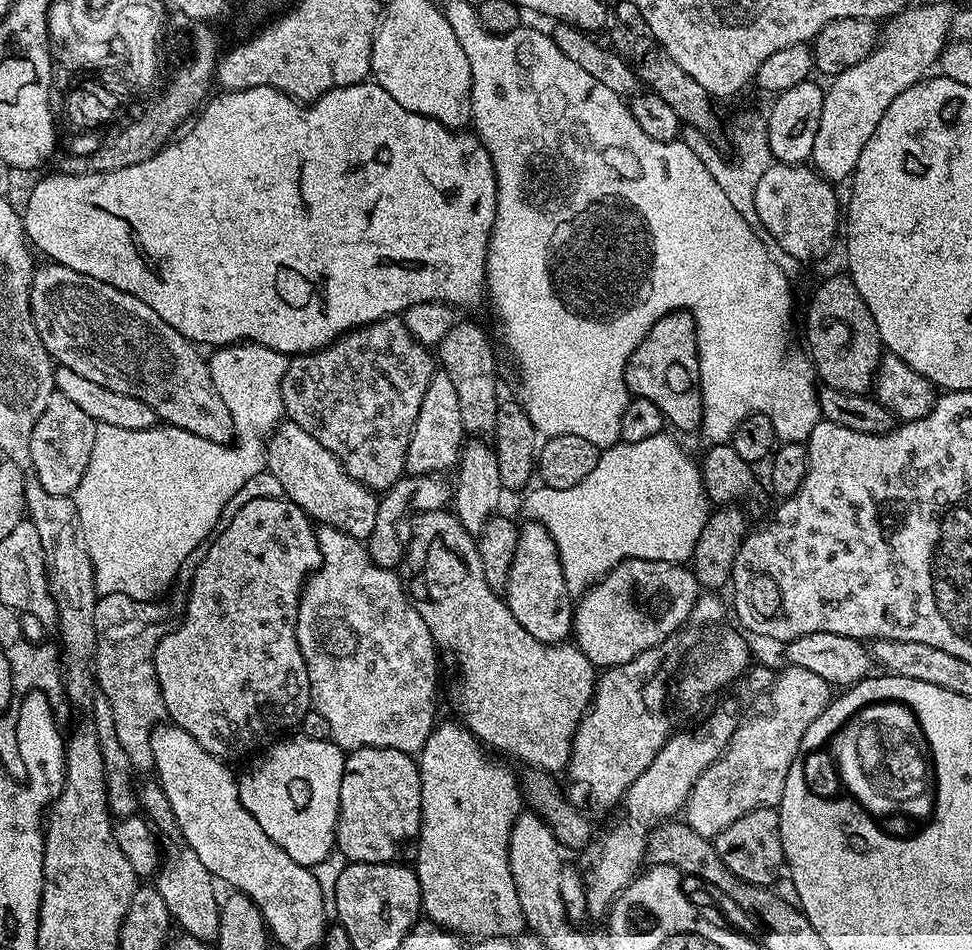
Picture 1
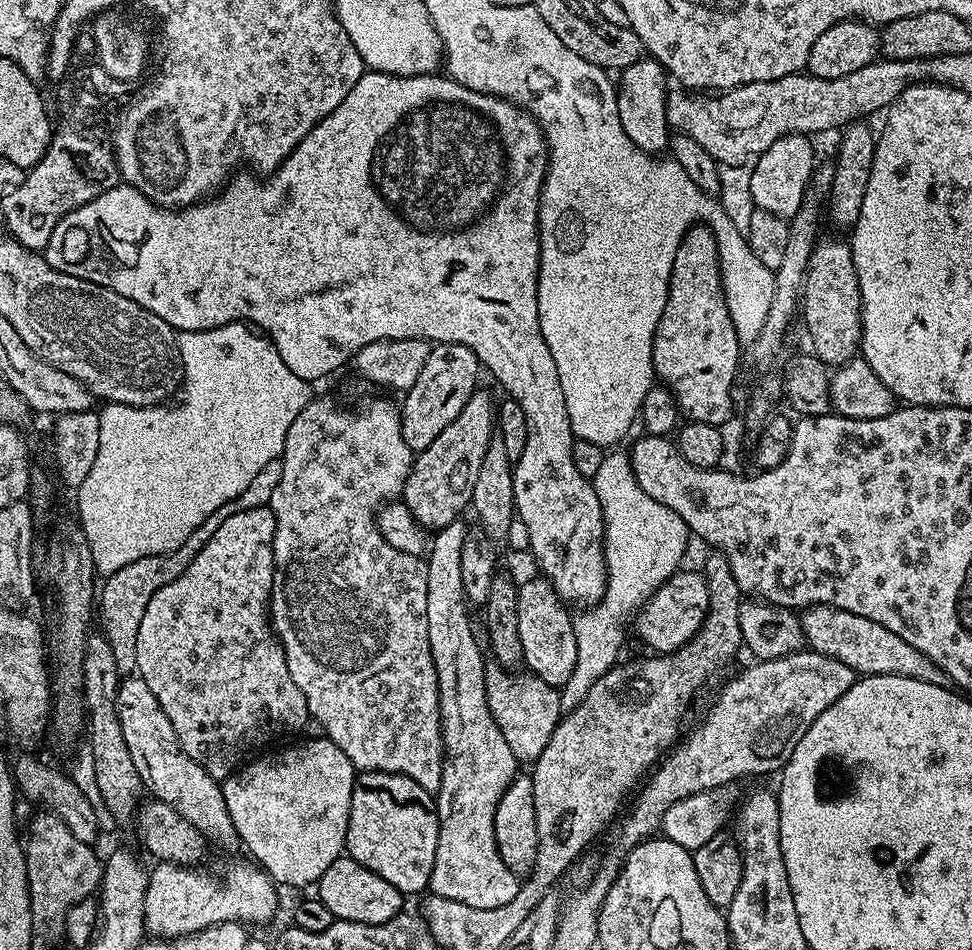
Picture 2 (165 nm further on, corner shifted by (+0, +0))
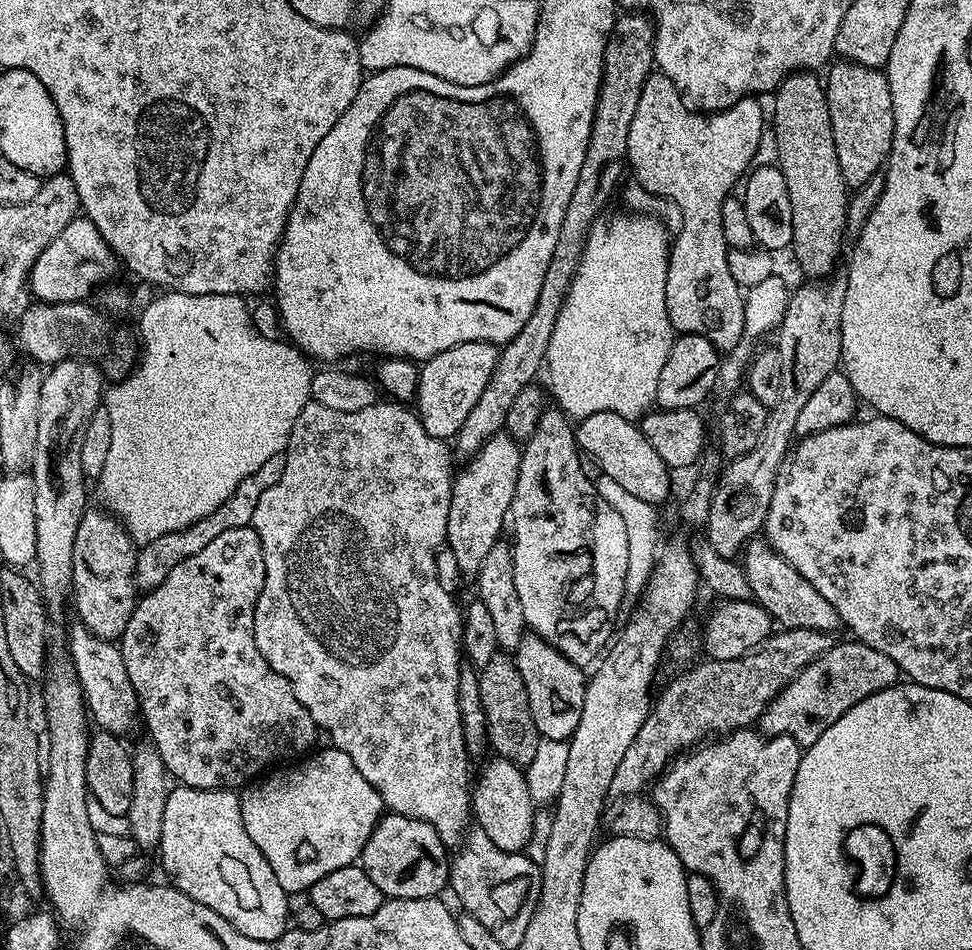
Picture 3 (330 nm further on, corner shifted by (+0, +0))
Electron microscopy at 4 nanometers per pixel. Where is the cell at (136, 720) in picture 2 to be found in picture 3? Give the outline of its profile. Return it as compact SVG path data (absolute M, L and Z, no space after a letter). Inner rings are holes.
M79 622L73 625L68 632L66 652L84 691L84 703L91 723L99 731L123 737L124 732L131 730L132 719L137 719L140 711L140 700L134 694L134 686L130 686L130 674L126 674L126 662L122 662L120 649L113 641L91 636Z

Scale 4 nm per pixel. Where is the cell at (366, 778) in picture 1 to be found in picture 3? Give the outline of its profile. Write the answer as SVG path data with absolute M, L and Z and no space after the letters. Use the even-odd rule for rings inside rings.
M394 811L381 815L359 858L364 872L386 898L436 898L449 887L450 852L434 826Z

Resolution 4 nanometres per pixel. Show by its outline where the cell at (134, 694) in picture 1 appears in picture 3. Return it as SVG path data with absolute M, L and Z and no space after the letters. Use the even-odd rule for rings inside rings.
M283 454L268 459L262 466L258 466L258 470L254 470L254 474L250 474L250 478L242 478L238 490L234 490L230 499L222 502L222 506L218 506L216 512L182 530L154 536L150 543L139 545L136 553L137 589L157 588L166 578L166 574L170 574L170 570L178 566L178 562L186 562L190 554L198 554L198 550L202 550L202 546L207 546L211 540L218 538L218 534L226 530L249 527L254 518L254 510L258 506L258 498L262 498L262 494L266 494L266 490L270 490L270 486L274 486L278 478L282 478L282 470L286 470L286 458Z

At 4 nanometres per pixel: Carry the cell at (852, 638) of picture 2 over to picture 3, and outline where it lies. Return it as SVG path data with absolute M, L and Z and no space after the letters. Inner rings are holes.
M760 538L748 541L747 547L742 553L744 573L750 582L752 600L761 604L768 615L781 629L797 628L798 630L822 630L835 633L841 627L840 615L786 558L782 558L774 551L771 544Z

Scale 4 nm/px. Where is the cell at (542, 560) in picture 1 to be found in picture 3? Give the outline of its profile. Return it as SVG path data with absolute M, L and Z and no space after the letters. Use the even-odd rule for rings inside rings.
M526 634L522 642L518 642L514 650L514 659L522 674L522 682L526 682L526 694L530 698L530 714L541 737L546 740L571 738L578 726L578 718L582 718L585 669L570 662L553 644L547 644L543 638L535 634Z

